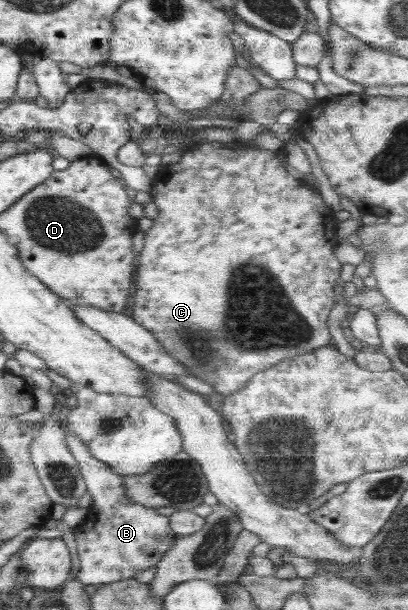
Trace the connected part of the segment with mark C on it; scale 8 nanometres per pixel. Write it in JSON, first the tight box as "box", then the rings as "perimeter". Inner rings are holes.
{"box":[129,141,341,395],"perimeter":[[[214,141],[212,144],[204,142],[202,146],[196,146],[192,150],[187,149],[178,163],[162,166],[153,178],[150,194],[158,208],[158,215],[153,219],[152,227],[144,234],[144,249],[140,254],[139,266],[136,268],[134,278],[136,291],[134,291],[132,313],[129,313],[140,326],[145,326],[146,330],[160,341],[160,345],[166,349],[166,352],[178,363],[184,365],[192,376],[202,378],[213,387],[214,392],[229,395],[244,388],[257,372],[262,372],[282,360],[300,356],[333,343],[326,321],[329,319],[330,310],[338,300],[337,282],[341,263],[334,254],[335,247],[339,243],[334,236],[339,220],[334,216],[334,210],[324,203],[318,190],[312,188],[306,180],[296,179],[286,171],[284,157],[280,158],[272,151],[251,148],[241,143],[224,145]],[[256,350],[262,352],[260,370],[234,370],[234,364],[236,368],[242,368],[240,364],[248,364],[240,360],[248,360],[246,356],[250,356],[250,352],[256,352]]]}

